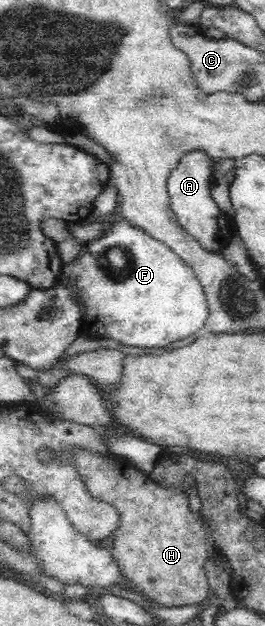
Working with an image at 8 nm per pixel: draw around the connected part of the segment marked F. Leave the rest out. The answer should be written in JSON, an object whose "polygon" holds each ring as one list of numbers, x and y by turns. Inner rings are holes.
{"polygon":[[120,214,115,215,107,223,105,232,99,238,95,238,88,246,87,252,84,255,77,256,74,260,69,263,64,264,62,267,62,274,60,279,64,281,65,285,68,287,73,287,77,291,77,299,79,299,80,306,82,307,82,324,80,329,80,335,82,337,89,337,92,339,113,339,113,341,118,341,123,345,131,345,131,347,167,347,173,341,181,341,181,339,187,339,191,335,200,335,197,333,199,329,203,329,205,325,205,320,209,315,208,303,206,300,206,295,204,294,204,288,198,280,197,274,187,265,174,251,171,251,170,247,167,247,164,243,153,239,150,235,147,235,141,228,135,227,128,223,125,218,121,217],[111,247,119,247,125,254,125,259,123,263,111,263,107,258,107,251]]}

